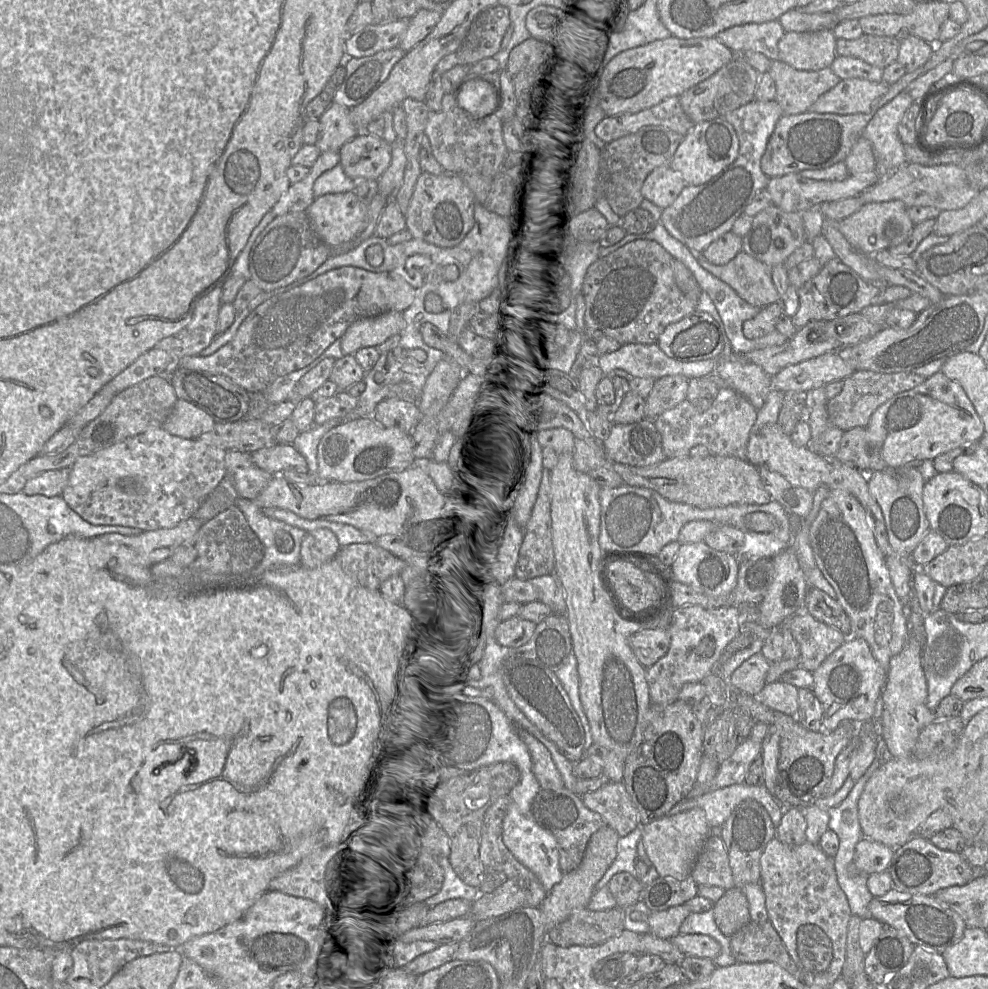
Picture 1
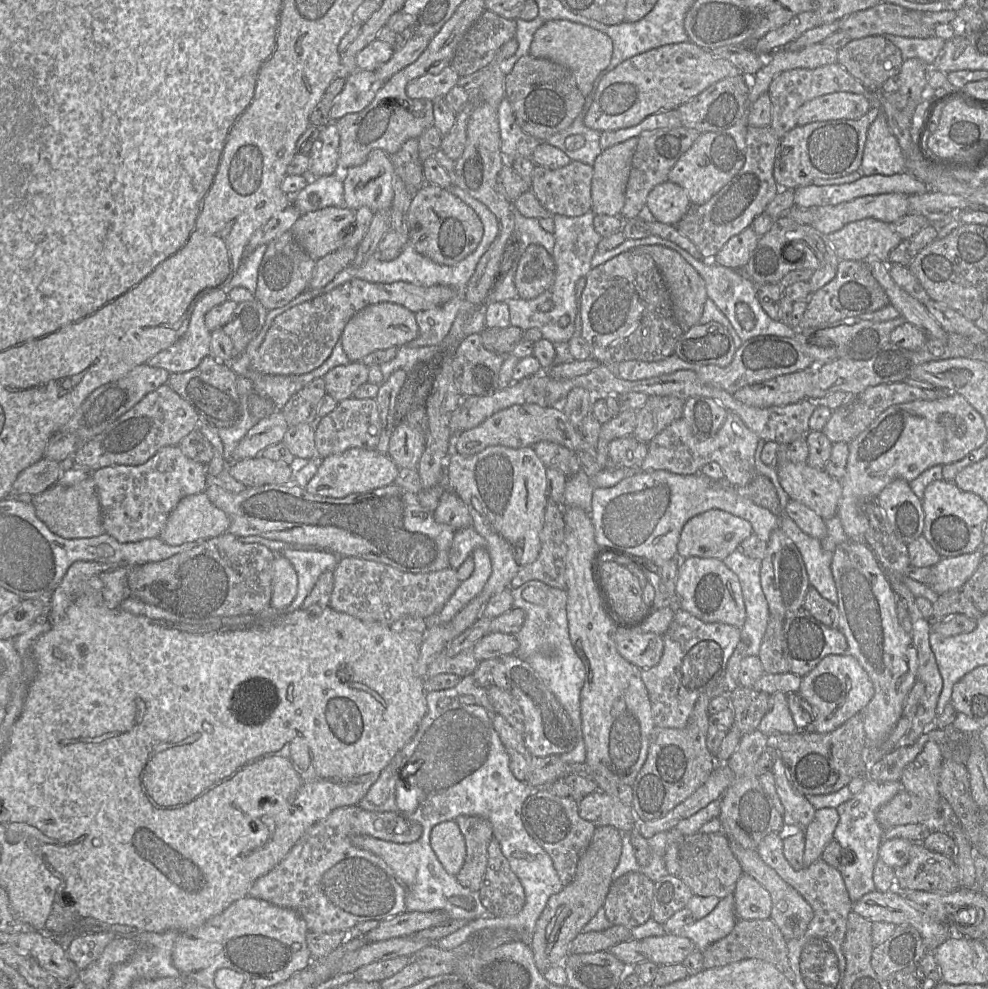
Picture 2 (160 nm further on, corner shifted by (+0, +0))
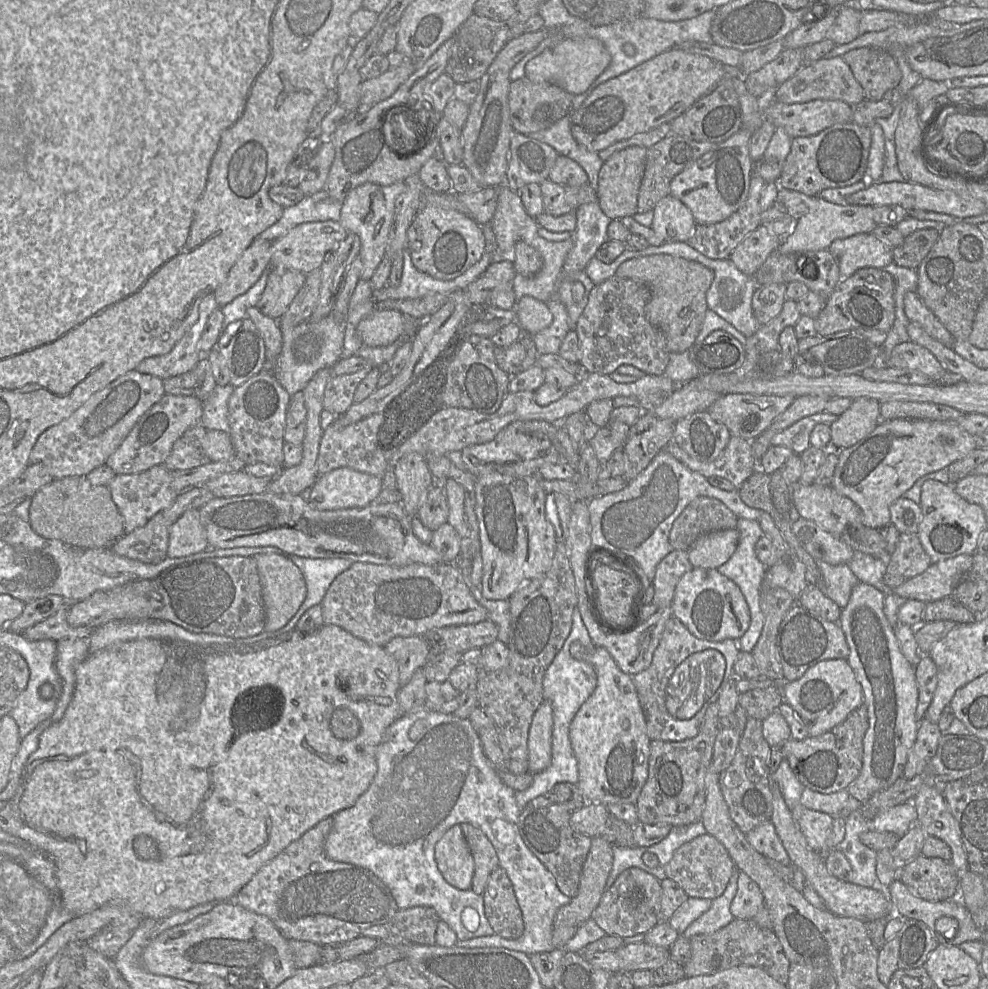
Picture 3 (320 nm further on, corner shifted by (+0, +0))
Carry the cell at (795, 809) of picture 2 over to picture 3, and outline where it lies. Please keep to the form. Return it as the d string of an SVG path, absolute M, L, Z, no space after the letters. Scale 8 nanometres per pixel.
M801 803L791 812L810 848L819 854L826 854L827 840L833 829L834 817L804 807Z

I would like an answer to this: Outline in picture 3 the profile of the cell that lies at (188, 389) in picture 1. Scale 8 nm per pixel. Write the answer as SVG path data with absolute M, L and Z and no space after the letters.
M202 356L189 372L163 380L164 391L170 395L194 396L204 402L216 387L210 361Z

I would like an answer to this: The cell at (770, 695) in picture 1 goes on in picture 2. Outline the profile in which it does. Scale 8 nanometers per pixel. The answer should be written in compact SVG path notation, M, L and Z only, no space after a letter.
M777 692L771 695L772 707L762 718L758 729L767 736L774 734L793 734L796 733L796 724L789 709L787 694Z

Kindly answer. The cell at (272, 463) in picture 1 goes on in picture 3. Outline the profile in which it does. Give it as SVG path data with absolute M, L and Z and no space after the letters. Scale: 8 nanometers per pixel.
M240 470L222 474L213 480L209 480L203 486L215 498L230 498L264 493L271 480L263 477L255 477L244 470Z

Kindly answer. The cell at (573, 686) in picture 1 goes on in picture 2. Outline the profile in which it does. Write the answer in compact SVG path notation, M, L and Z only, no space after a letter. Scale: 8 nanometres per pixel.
M531 580L517 589L512 589L512 596L513 607L524 610L526 614L525 622L516 634L519 647L515 655L526 660L536 670L563 706L576 730L576 746L572 751L560 755L561 759L566 763L584 763L586 748L581 726L581 691L586 678L586 669L570 638L567 591L538 580Z

